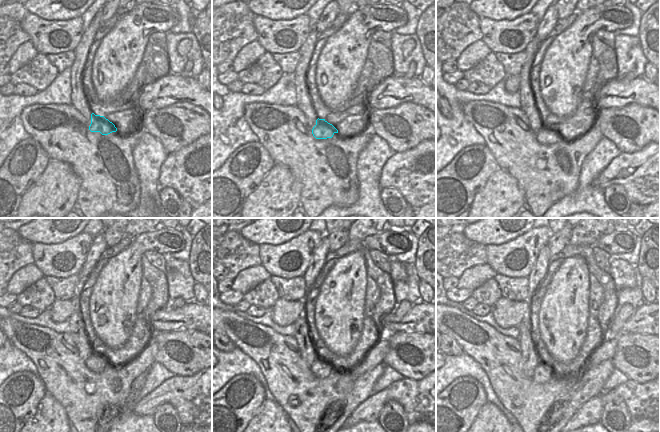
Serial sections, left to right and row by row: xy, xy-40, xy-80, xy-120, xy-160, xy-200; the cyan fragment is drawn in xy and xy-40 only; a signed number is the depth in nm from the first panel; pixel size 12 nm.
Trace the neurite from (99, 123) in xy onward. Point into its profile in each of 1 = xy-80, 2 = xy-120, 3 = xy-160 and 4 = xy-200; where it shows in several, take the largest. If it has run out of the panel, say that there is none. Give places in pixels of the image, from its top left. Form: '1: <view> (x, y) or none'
1: xy-80 (547, 134)
2: xy-120 (96, 363)
3: xy-160 (320, 368)
4: xy-200 (544, 371)

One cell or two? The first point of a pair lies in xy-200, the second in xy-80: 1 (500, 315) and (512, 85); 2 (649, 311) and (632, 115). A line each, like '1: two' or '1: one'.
1: one
2: two

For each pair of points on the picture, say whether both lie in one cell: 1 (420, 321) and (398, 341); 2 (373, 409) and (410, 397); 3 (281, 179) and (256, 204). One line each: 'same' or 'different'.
1: different
2: same
3: same

